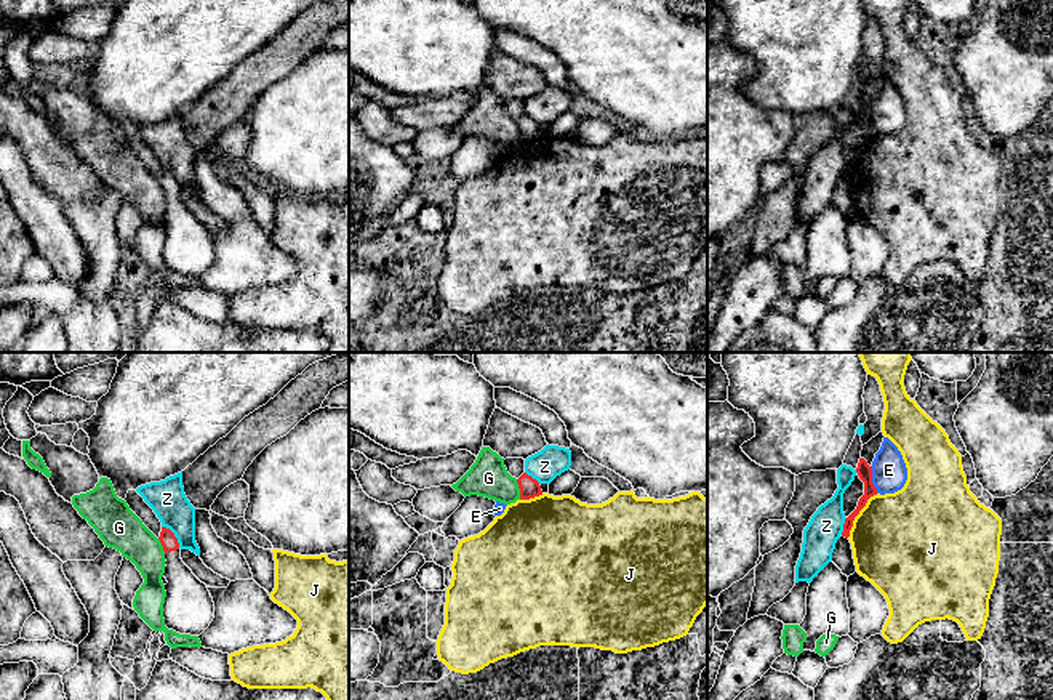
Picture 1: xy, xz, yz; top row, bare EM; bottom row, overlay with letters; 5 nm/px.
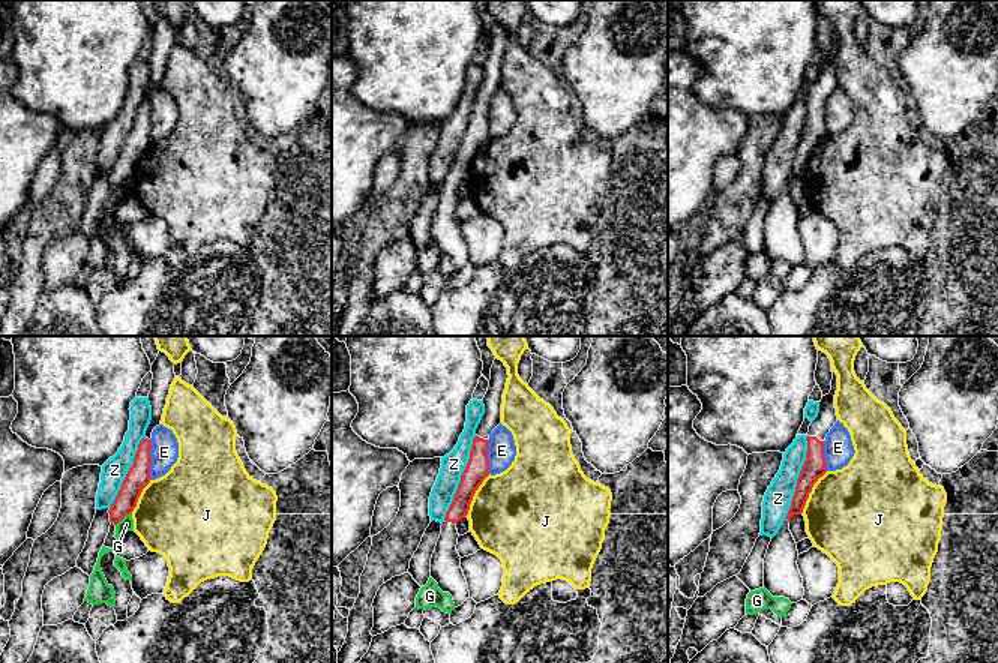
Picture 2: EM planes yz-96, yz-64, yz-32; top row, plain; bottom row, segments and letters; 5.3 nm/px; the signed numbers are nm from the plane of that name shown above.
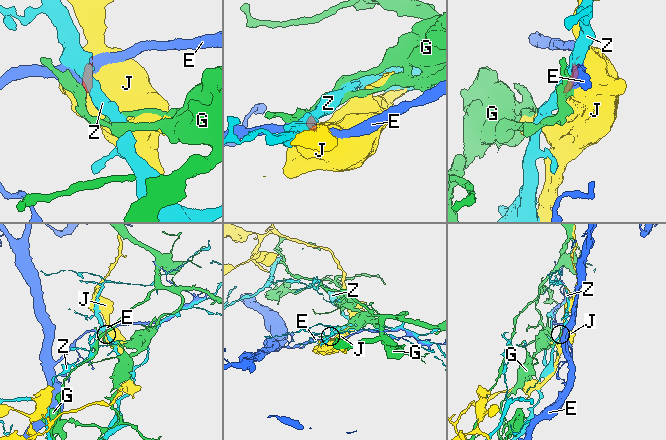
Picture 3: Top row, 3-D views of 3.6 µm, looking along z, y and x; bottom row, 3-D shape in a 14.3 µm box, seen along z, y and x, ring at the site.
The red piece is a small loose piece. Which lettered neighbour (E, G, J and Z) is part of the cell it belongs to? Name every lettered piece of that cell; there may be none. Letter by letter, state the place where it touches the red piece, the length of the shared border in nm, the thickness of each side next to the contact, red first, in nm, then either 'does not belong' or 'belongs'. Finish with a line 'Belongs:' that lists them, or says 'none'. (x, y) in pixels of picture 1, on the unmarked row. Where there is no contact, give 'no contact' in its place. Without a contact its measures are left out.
E: meets red in yz at (871, 120); contact 140 nm long; 80 nm thick on the red side, 180 nm on the other; does not belong
G: meets red in xz at (520, 130); contact 110 nm long; 100 nm thick on the red side, 200 nm on the other; does not belong
J: meets red in yz at (858, 154); contact 280 nm long; 80 nm thick on the red side, 480 nm on the other; does not belong
Z: meets red in xy at (173, 177); contact 140 nm long; 80 nm thick on the red side, 180 nm on the other; does not belong
Belongs: none

